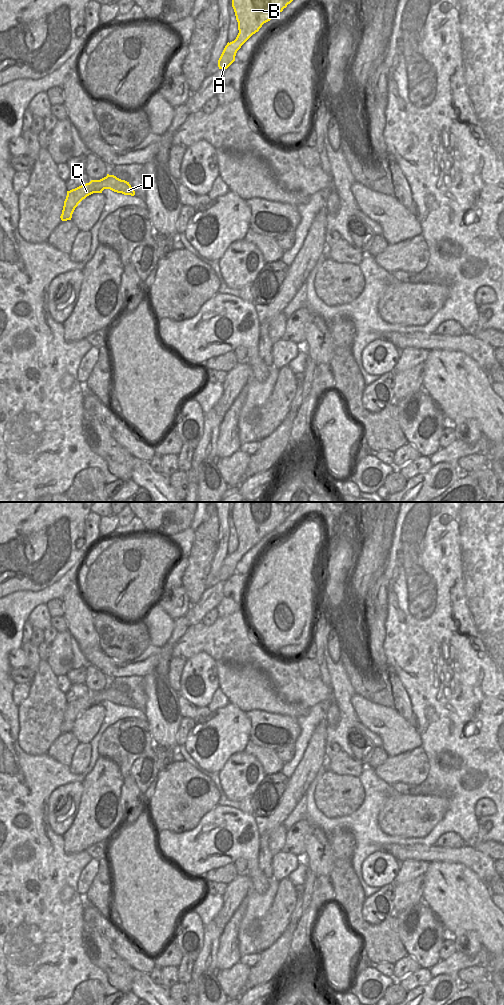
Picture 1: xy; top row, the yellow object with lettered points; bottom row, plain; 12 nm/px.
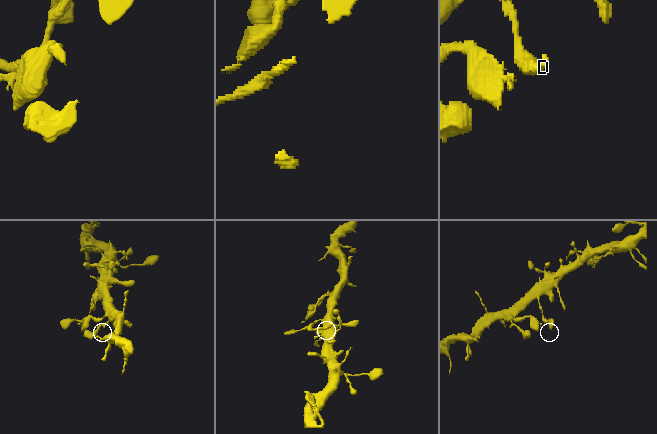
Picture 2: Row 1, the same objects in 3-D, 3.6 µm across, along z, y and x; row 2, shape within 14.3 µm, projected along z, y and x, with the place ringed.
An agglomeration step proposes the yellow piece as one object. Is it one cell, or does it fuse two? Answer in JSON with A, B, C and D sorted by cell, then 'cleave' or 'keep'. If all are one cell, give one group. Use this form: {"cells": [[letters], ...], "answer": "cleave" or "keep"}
{"cells": [["A", "B", "C", "D"]], "answer": "keep"}

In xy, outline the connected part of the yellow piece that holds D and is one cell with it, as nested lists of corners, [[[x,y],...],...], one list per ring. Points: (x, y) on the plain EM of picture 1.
[[[107,686],[106,689],[100,692],[91,692],[89,695],[67,703],[62,726],[60,728],[61,732],[71,732],[75,720],[83,711],[93,705],[102,705],[104,701],[110,701],[124,707],[135,707],[135,703],[129,694],[121,692],[114,687]]]

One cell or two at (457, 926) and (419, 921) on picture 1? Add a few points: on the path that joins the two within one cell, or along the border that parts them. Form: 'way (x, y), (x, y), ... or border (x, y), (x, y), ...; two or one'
border (428, 906), (449, 932); two

